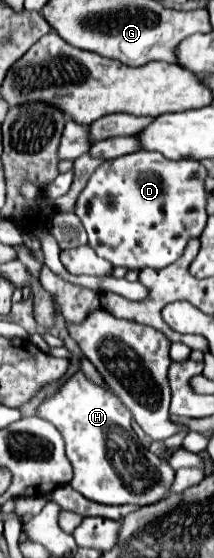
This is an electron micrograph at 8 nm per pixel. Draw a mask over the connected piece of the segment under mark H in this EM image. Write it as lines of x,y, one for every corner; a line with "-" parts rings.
77,371
53,397
39,407
39,417
57,427
65,439
67,459
75,469
71,487
103,505
153,505
169,495
175,481
171,465
149,453
131,429
131,415
111,391

